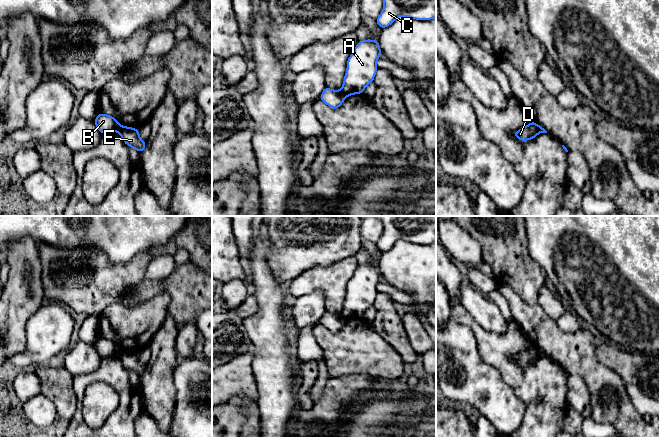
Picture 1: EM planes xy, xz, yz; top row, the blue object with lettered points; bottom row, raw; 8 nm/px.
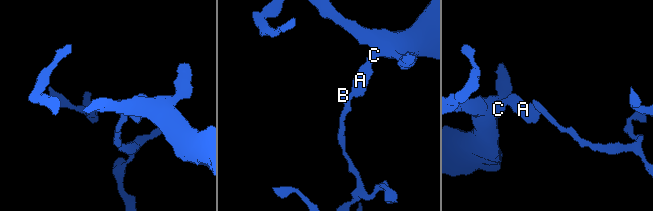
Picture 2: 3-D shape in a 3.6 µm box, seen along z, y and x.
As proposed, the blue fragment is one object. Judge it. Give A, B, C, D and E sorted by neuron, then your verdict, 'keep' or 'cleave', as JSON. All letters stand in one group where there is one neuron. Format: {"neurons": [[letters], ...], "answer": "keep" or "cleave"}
{"neurons": [["A", "C", "D", "E"], ["B"]], "answer": "cleave"}

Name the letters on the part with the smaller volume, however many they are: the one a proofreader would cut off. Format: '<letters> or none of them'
B

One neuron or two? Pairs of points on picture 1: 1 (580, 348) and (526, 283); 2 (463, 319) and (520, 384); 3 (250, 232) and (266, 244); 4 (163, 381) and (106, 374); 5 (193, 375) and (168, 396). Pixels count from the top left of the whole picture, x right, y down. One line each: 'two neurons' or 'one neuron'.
1: two neurons
2: one neuron
3: two neurons
4: two neurons
5: two neurons

